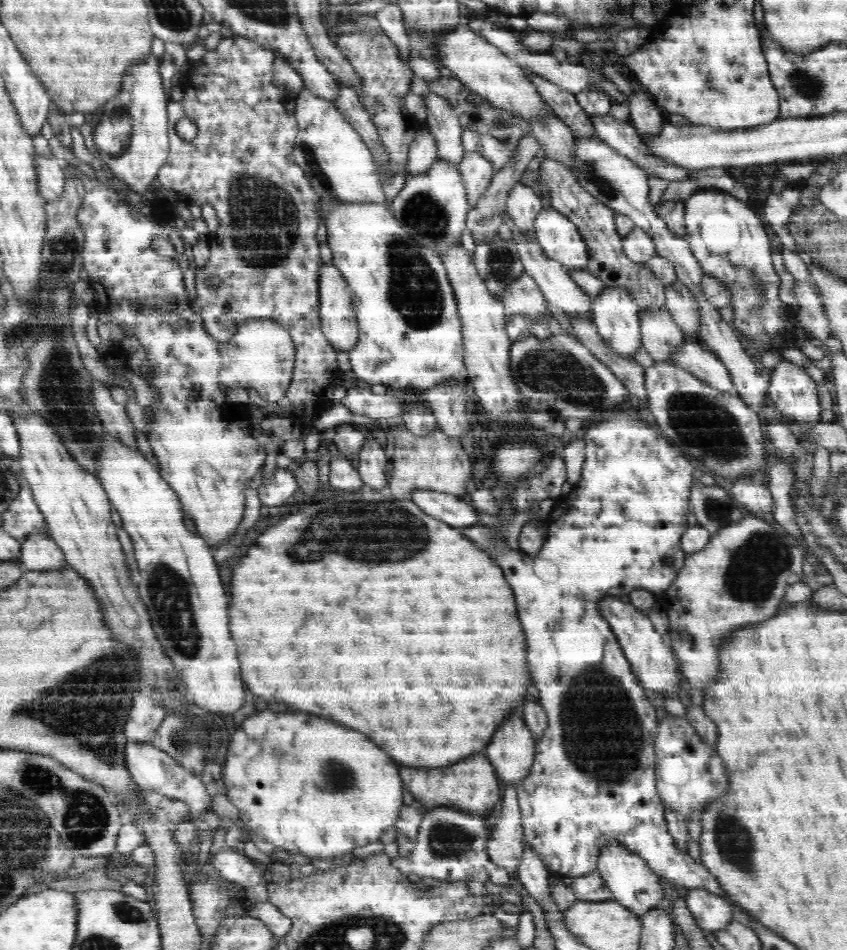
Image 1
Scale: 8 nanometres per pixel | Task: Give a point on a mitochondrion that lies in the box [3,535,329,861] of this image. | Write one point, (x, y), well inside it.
(87, 716)

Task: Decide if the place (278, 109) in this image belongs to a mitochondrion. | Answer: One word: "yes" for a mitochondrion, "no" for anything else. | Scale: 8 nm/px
no

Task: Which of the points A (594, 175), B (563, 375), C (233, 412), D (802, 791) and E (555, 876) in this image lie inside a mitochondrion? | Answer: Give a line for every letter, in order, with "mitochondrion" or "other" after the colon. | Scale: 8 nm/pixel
A: mitochondrion
B: mitochondrion
C: other
D: other
E: other

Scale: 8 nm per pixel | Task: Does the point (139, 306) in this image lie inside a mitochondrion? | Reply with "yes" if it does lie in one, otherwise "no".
no

